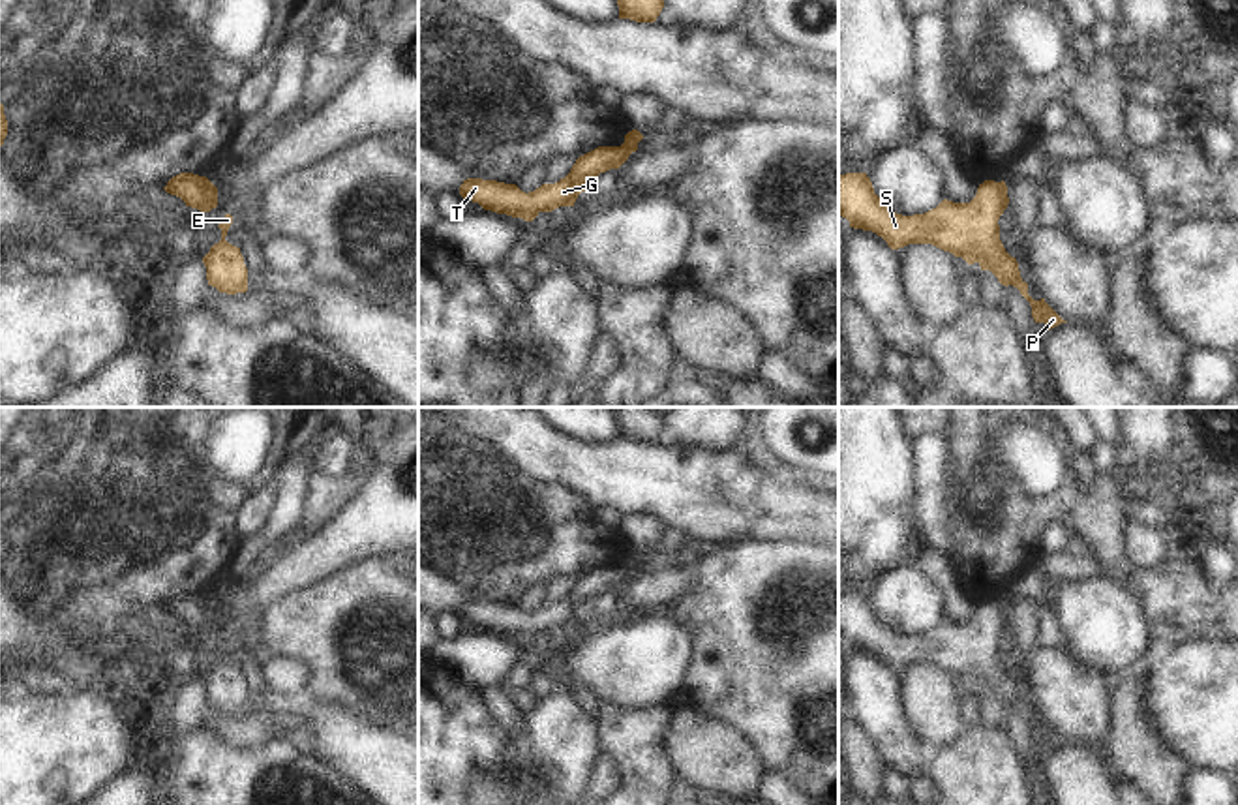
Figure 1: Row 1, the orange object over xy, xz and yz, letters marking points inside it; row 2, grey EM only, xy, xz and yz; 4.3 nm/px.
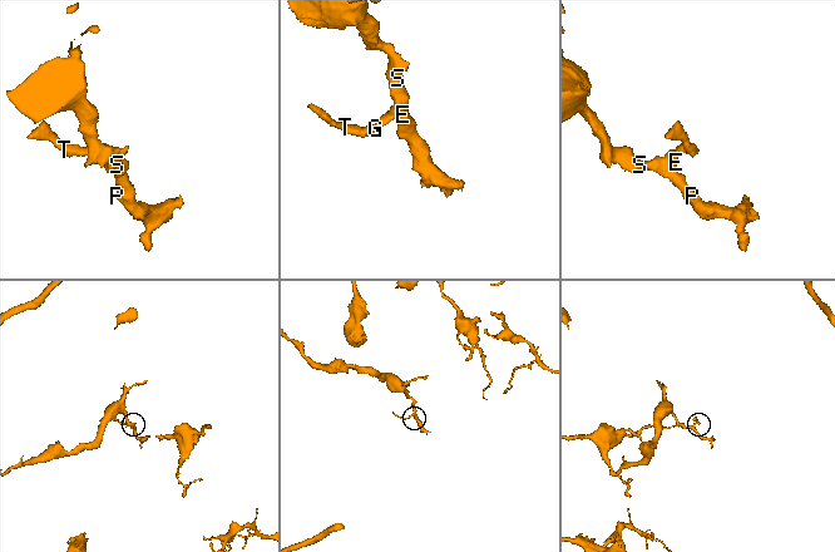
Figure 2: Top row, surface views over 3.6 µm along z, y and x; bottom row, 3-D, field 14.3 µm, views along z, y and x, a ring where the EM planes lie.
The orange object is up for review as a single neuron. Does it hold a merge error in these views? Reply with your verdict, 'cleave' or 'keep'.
keep

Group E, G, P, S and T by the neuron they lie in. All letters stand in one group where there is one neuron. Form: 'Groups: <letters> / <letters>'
Groups: E G P S T.

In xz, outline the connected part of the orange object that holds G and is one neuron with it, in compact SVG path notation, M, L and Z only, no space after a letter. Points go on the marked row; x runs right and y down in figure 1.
M632 129L625 135L621 146L598 146L576 159L570 173L555 184L542 184L535 191L521 191L516 184L497 180L467 178L460 186L460 195L478 203L484 210L506 214L533 221L540 212L551 212L559 206L574 206L578 195L589 182L610 169L619 169L643 135Z

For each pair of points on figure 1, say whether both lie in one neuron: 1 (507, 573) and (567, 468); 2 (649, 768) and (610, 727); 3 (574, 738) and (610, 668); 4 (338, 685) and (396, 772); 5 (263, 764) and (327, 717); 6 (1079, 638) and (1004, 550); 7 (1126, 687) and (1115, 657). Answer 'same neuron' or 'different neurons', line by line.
1: different neurons
2: same neuron
3: different neurons
4: different neurons
5: different neurons
6: different neurons
7: different neurons

